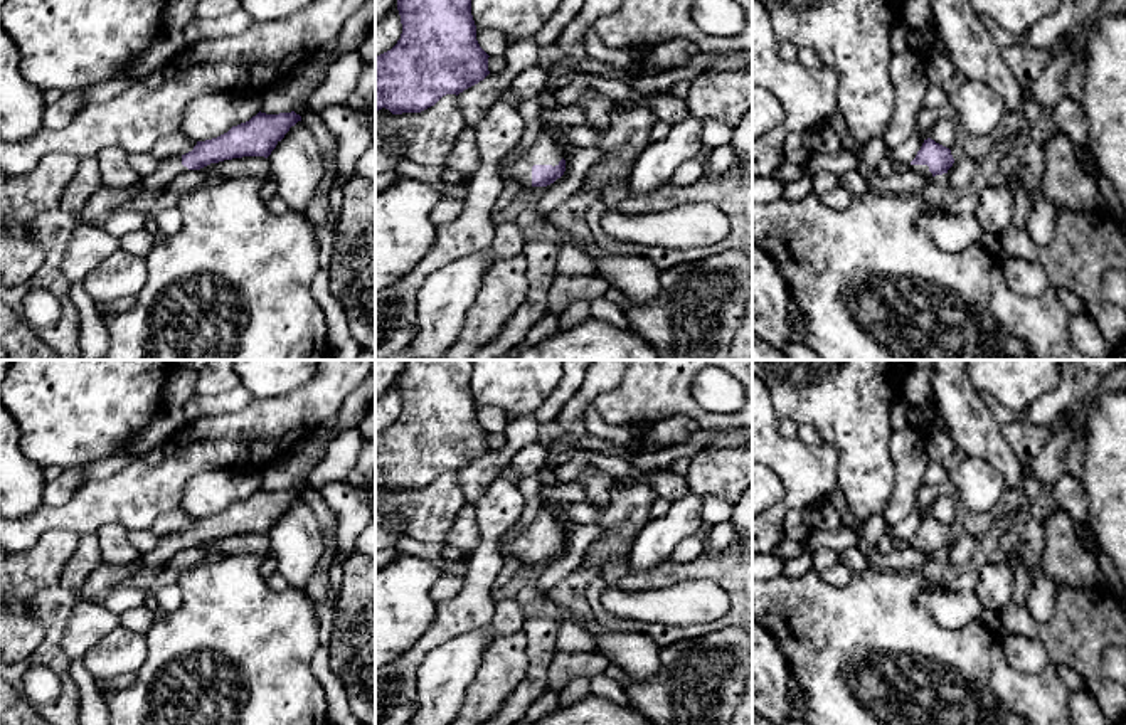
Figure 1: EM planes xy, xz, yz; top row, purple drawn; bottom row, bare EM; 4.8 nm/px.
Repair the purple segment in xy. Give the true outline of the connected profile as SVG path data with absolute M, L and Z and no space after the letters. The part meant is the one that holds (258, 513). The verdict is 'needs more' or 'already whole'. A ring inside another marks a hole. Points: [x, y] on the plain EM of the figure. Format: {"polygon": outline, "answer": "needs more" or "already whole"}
{"polygon": "M259 488L249 498L232 503L217 515L197 518L194 527L182 533L158 537L157 545L148 553L140 553L138 560L141 565L162 569L175 553L189 547L242 533L268 535L298 498L301 493L295 488L279 491Z", "answer": "needs more"}

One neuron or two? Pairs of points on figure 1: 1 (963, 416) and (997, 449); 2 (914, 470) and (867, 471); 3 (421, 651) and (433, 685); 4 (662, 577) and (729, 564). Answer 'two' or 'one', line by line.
1: one
2: two
3: two
4: one

